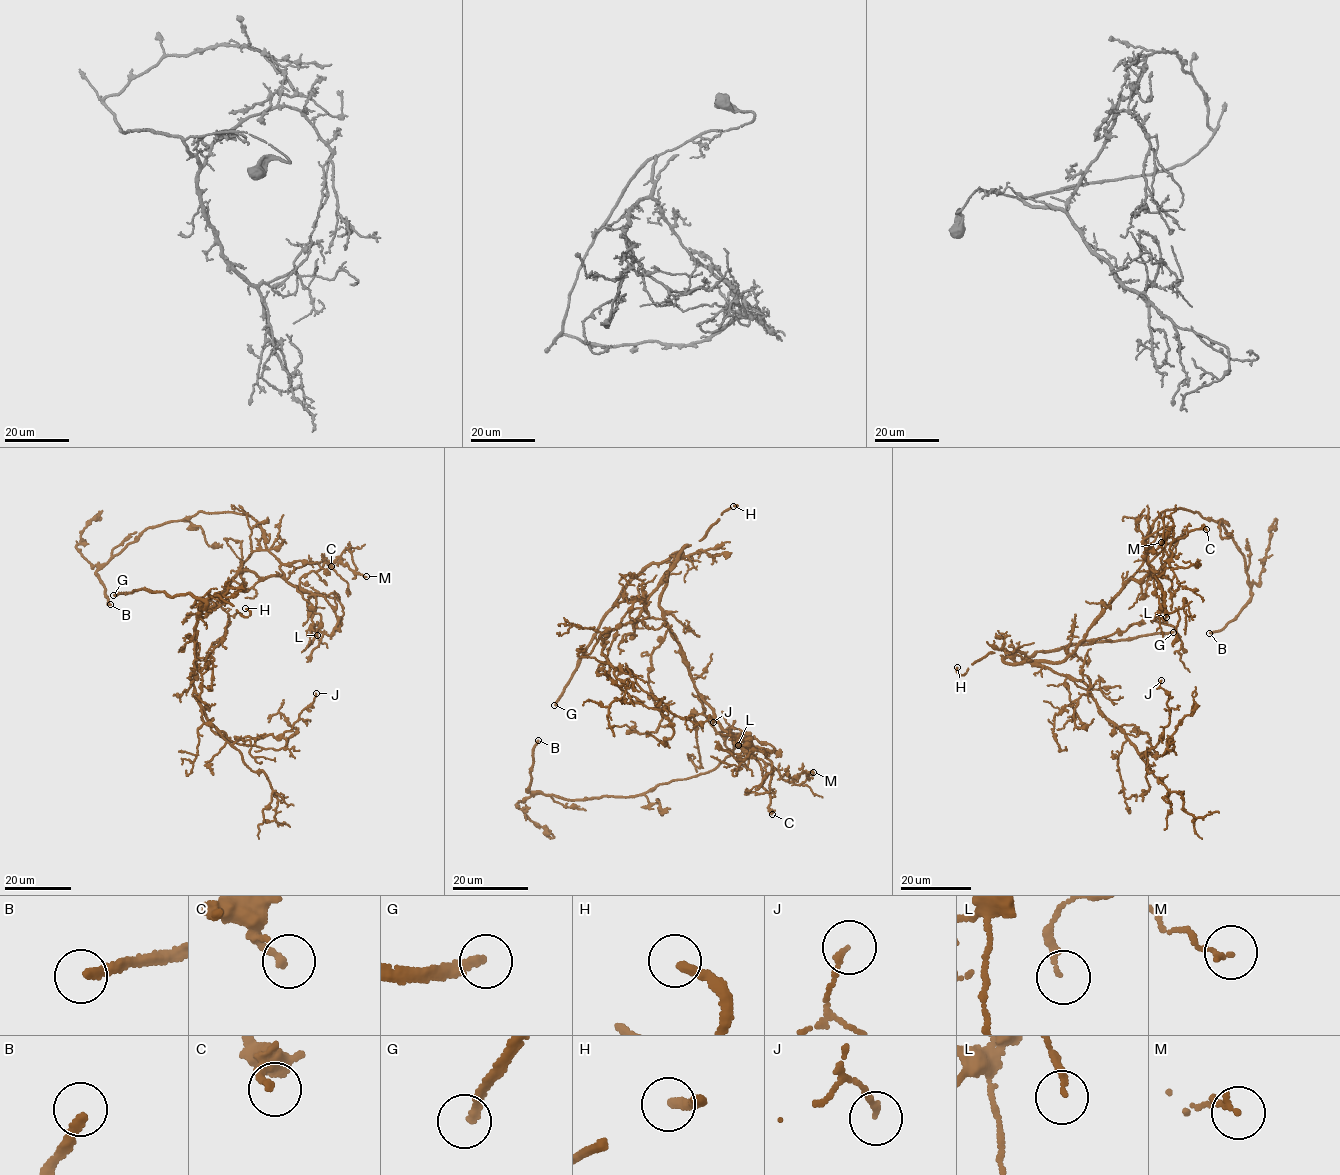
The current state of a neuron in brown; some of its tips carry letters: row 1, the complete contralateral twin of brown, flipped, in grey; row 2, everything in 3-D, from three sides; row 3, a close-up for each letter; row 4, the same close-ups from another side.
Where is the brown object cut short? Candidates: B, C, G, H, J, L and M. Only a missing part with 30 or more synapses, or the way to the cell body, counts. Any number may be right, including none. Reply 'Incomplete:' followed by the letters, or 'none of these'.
Incomplete: H

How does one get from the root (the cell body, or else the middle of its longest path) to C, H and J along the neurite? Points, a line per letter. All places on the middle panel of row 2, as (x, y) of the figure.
C: (690, 673), (714, 720), (736, 740), (746, 739), (761, 767), (772, 814)
H: (690, 673), (680, 643), (664, 617), (660, 593), (670, 564), (698, 552), (700, 541), (720, 514), (733, 506)
J: (690, 673), (659, 605), (665, 579), (640, 615), (610, 632), (601, 652), (674, 714), (713, 722)

